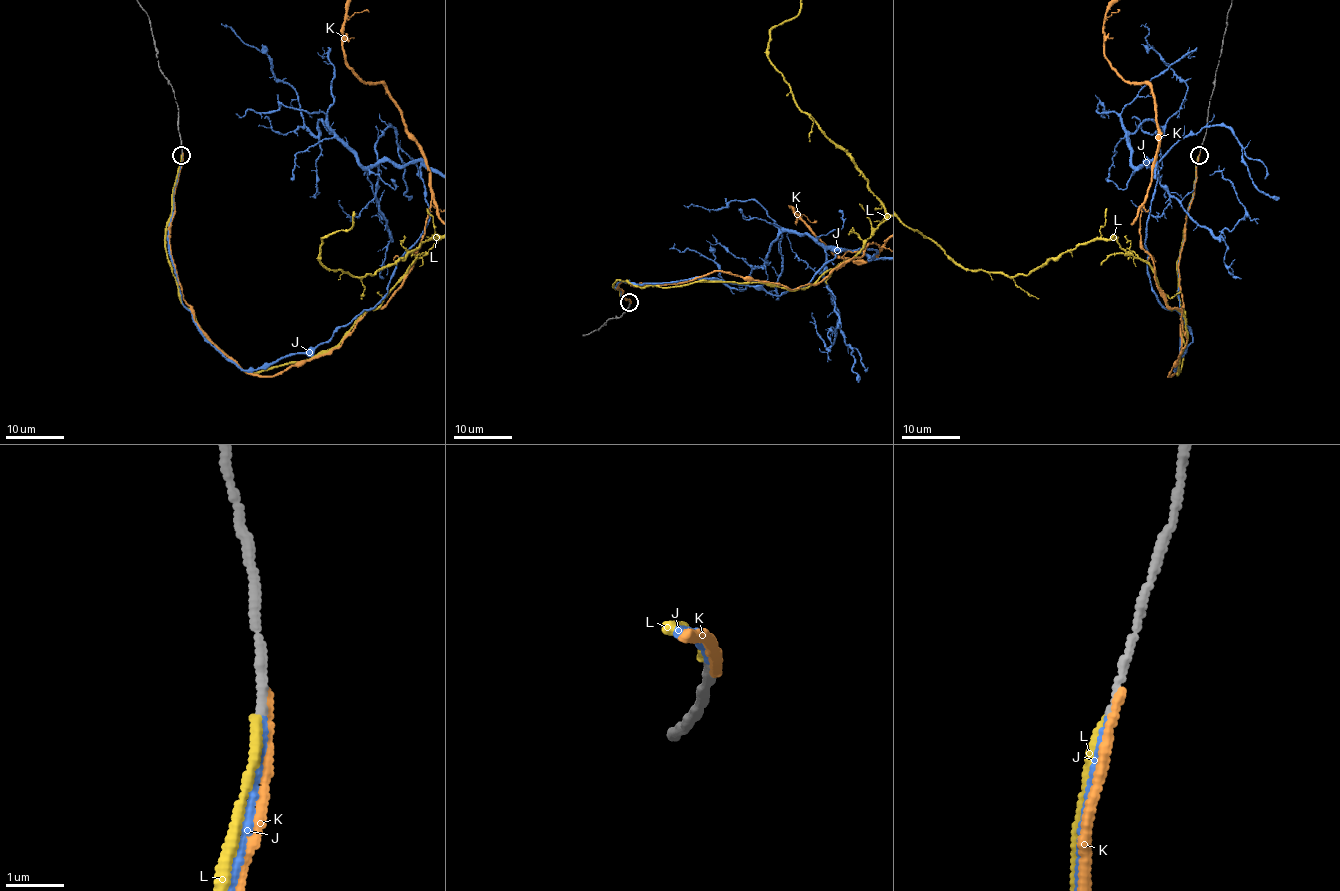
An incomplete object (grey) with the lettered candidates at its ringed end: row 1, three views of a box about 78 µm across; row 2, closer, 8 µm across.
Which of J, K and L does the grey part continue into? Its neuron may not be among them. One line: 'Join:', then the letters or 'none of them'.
Join: J

